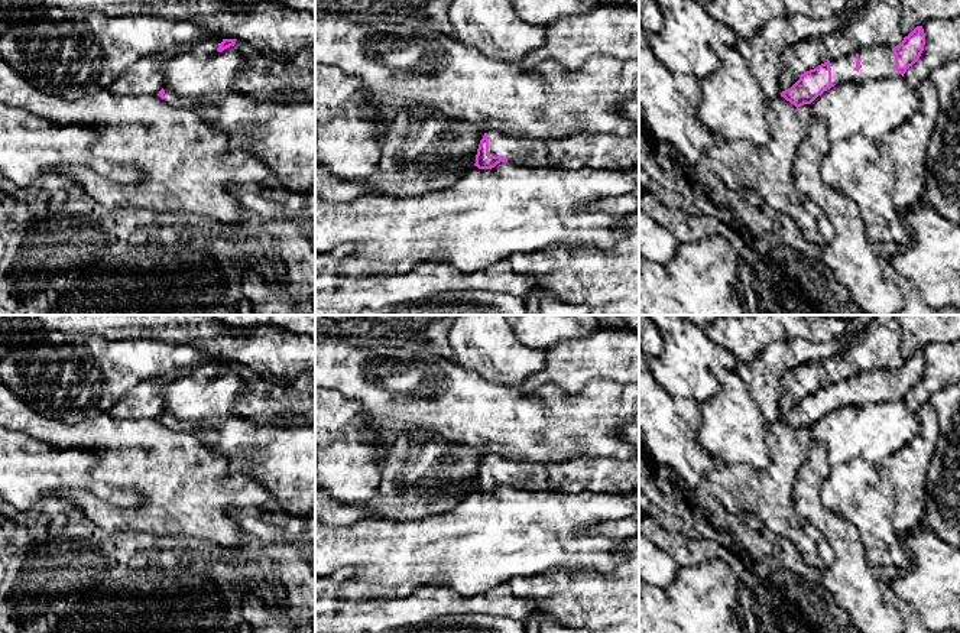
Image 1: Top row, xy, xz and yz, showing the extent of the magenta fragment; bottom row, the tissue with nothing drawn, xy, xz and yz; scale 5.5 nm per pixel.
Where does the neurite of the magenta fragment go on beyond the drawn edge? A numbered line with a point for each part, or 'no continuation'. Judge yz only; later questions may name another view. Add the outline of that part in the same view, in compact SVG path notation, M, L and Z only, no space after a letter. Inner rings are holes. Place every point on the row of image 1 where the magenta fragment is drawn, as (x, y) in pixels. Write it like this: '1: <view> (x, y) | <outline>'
1: yz (878, 62) | M876 45L846 56L830 59L831 82L885 79L902 77L895 68L892 48Z

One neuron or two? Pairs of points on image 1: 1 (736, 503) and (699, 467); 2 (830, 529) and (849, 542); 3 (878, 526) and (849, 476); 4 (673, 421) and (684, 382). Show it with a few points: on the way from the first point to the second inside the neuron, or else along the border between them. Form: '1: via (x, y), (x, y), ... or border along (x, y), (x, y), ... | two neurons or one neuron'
1: border along (713, 467), (706, 480) | two neurons
2: via (834, 529), (845, 539) | one neuron
3: via (872, 513), (869, 505), (853, 489) | one neuron
4: border along (654, 377), (671, 395), (687, 396), (699, 403) | two neurons

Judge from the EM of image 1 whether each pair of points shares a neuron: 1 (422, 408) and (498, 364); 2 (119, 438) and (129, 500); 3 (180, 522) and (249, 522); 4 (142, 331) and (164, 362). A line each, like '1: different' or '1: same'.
1: different
2: different
3: different
4: different

